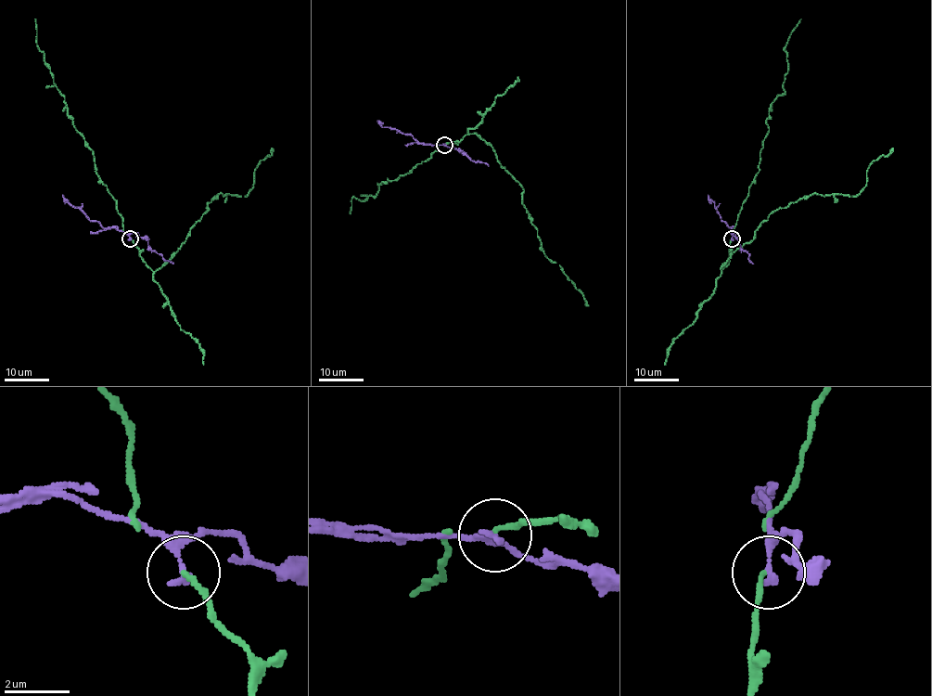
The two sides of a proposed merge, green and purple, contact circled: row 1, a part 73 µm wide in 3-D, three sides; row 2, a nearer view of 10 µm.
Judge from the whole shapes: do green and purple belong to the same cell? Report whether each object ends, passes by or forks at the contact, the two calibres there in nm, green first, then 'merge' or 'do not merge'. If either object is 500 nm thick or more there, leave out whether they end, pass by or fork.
green ends; purple passes by; calibres 140 and 170 nm; do not merge

